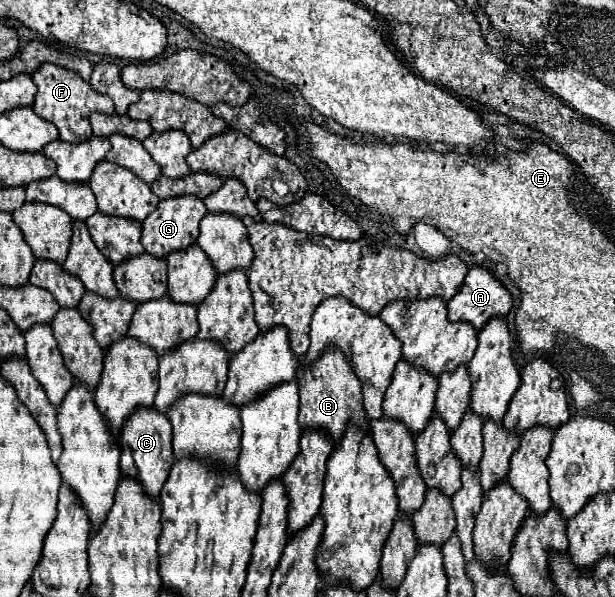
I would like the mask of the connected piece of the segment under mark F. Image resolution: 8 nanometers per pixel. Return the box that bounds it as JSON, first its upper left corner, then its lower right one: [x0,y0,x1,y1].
[32,64,114,142]

